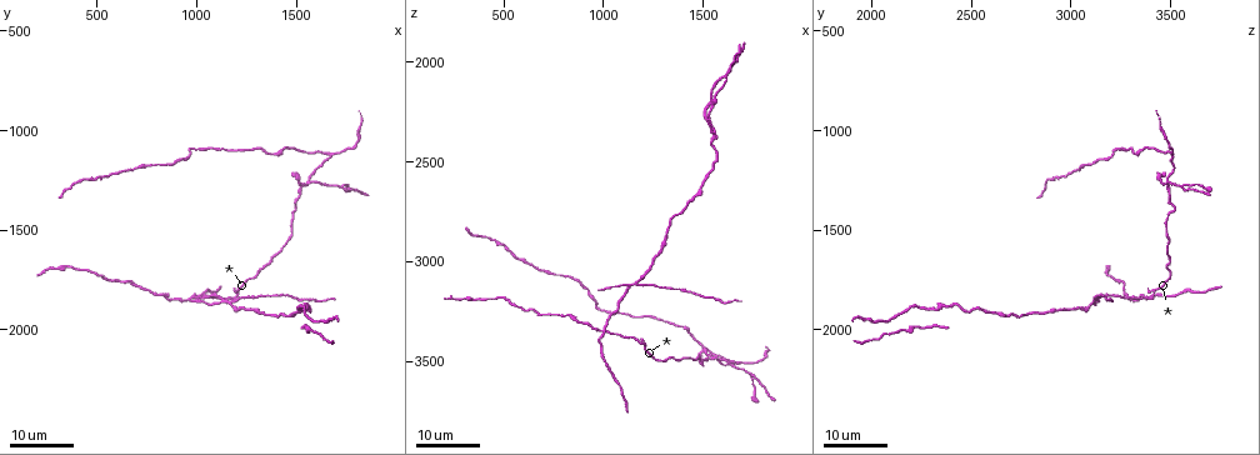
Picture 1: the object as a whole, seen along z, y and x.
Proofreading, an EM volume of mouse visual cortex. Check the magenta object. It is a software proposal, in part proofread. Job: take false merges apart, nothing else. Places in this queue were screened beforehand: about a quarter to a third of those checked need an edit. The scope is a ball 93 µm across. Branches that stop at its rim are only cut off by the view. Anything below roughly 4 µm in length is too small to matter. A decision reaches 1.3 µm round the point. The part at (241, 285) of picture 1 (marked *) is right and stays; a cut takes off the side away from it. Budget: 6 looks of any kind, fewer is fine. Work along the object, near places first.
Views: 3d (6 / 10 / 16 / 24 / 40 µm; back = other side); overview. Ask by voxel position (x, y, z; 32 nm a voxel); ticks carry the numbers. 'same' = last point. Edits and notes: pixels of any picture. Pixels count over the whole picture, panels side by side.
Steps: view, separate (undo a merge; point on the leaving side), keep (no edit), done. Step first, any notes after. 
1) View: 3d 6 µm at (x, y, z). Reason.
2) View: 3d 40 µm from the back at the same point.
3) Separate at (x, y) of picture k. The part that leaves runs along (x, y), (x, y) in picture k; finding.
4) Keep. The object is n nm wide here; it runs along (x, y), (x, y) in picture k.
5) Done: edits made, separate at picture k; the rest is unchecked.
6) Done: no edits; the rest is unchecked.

View: 3d 16 µm at (1500, 1400, 3510). Sudden change in width.

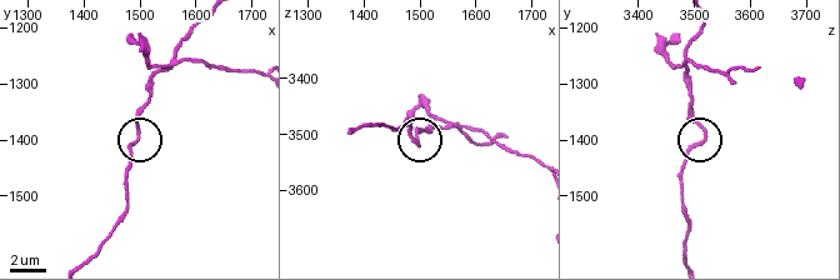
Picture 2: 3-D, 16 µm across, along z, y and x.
View: 3d 6 µm at (1495, 1385, 3520).

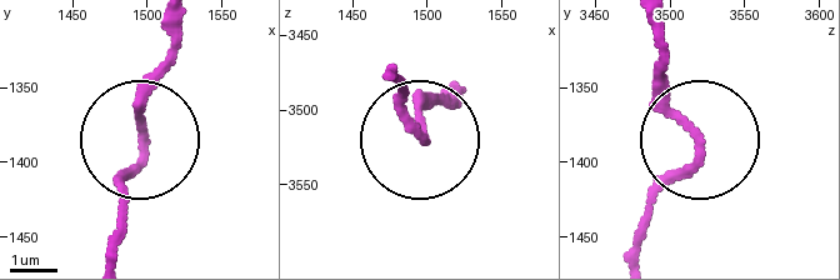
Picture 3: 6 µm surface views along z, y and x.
Keep. The object is 180 nm wide here; one neuron here.

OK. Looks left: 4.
View: 3d 24 µm at (1660, 1130, 3510). Side arm on a straight run.

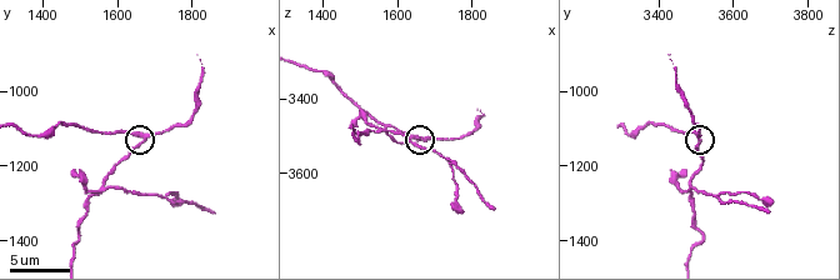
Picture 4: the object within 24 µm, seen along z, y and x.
View: 3d 6 µm at (1680, 1120, 3500). Closer look.

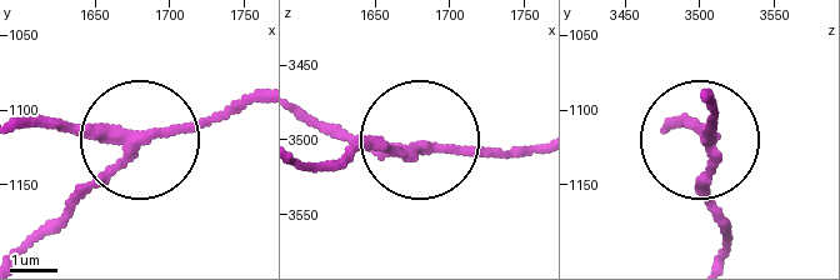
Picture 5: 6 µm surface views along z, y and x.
Separate at (65, 125) of picture 5. The side arm is 11 µm long; the part that leaves runs along (130, 134), (26, 121) in picture 5; a second neuron is stuck on.

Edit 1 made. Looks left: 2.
Done: edits made, separate at picture 5; the rest is unchecked.

